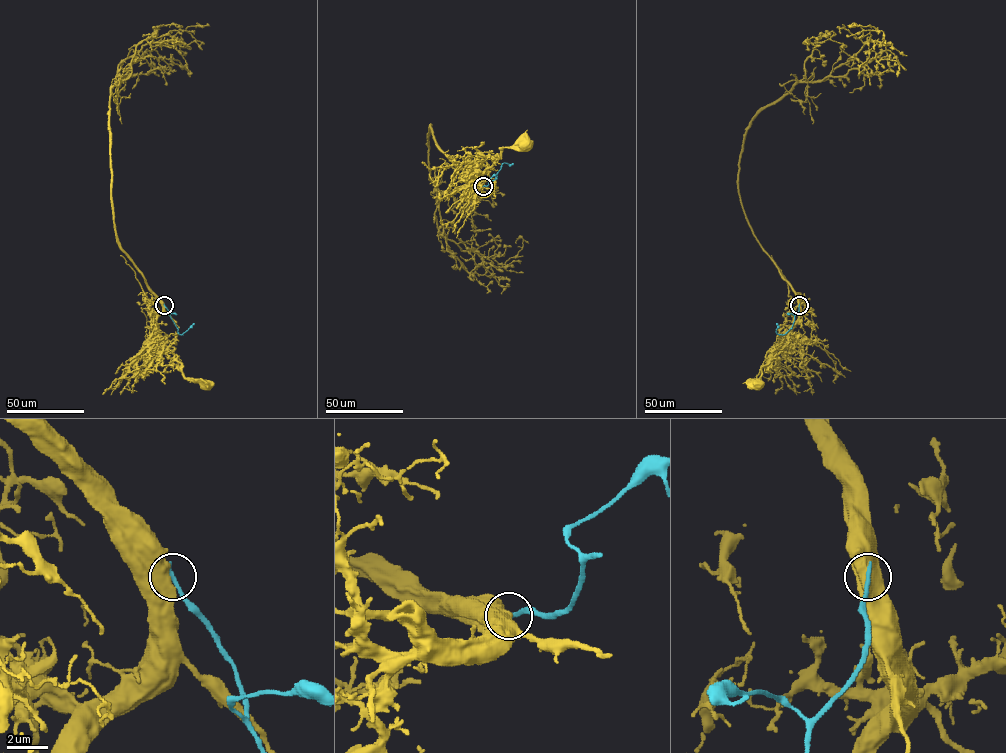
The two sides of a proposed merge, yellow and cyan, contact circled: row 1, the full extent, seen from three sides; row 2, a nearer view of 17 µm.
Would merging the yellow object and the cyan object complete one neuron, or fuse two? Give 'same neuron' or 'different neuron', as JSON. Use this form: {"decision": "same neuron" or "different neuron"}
{"decision": "different neuron"}

